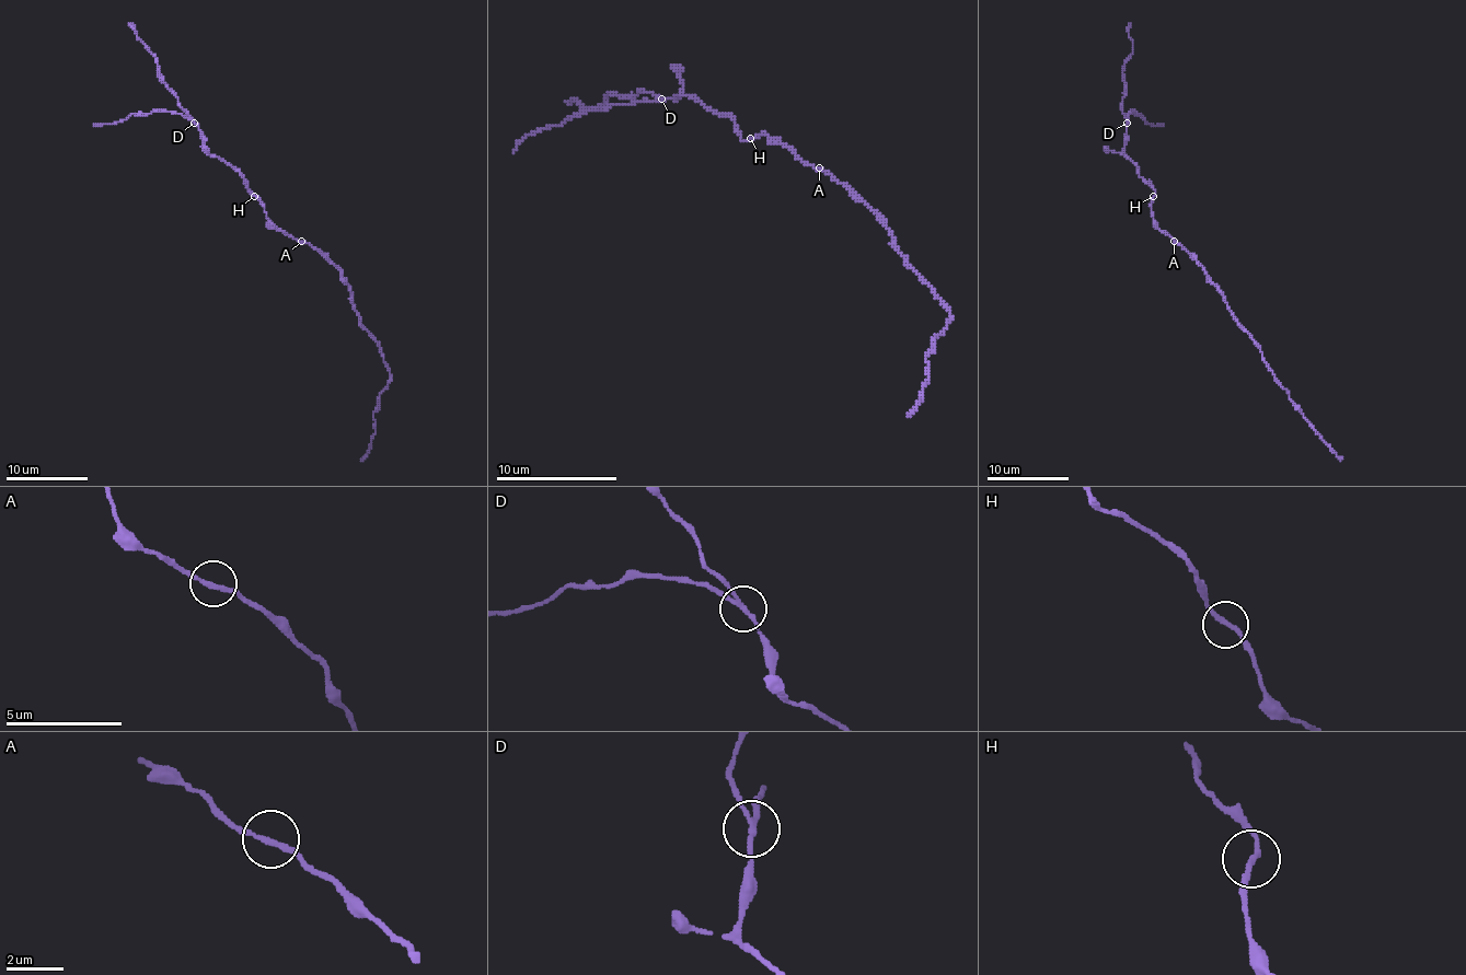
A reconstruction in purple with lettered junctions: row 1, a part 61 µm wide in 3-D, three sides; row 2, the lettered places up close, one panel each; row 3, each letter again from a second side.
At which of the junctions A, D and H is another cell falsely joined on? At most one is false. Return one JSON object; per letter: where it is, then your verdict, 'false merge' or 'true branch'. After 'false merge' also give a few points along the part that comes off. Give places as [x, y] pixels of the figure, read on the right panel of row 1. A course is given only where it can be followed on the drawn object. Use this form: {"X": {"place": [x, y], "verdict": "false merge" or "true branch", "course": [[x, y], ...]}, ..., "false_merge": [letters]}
{"A": {"place": [1174, 241], "verdict": "true branch"}, "D": {"place": [1127, 123], "verdict": "false merge", "course": [[1127, 122], [1131, 112], [1139, 114], [1149, 124], [1164, 124]]}, "H": {"place": [1153, 196], "verdict": "true branch"}, "false_merge": ["D"]}

